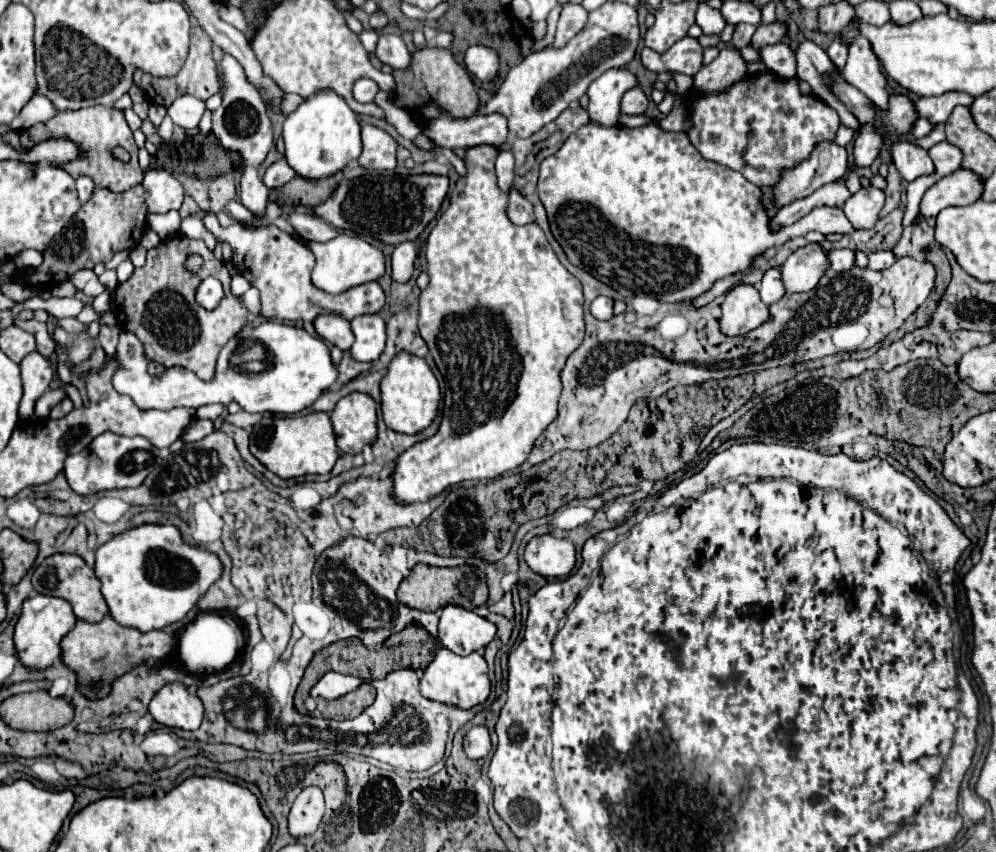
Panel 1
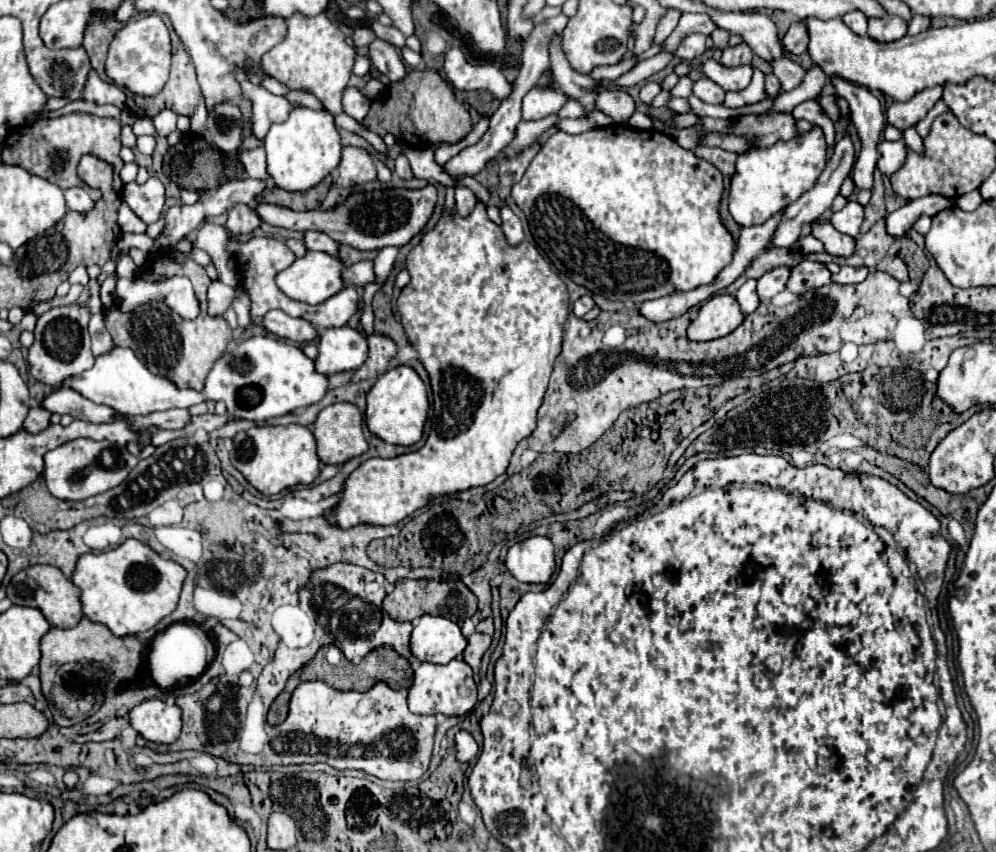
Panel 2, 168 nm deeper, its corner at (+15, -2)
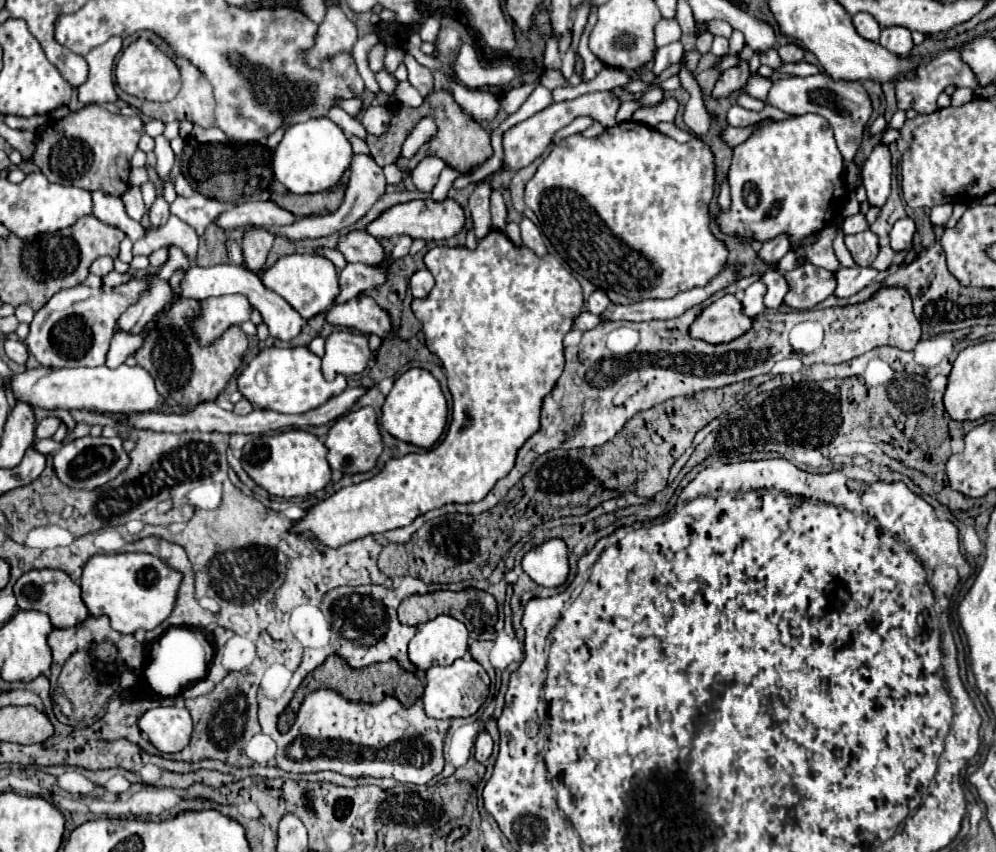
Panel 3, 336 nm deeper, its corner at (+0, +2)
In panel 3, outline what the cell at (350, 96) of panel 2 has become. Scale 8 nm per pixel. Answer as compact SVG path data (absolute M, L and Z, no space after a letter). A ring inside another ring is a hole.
M366 107L364 113L362 113L362 125L368 133L374 133L374 135L382 135L388 125L390 125L390 115L388 115L388 109L386 107Z

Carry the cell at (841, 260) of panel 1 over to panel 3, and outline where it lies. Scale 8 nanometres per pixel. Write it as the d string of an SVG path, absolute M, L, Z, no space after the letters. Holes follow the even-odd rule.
M812 263L786 271L784 277L788 279L788 285L790 285L784 297L784 303L794 309L812 309L828 295L832 295L836 289L834 271L816 267Z

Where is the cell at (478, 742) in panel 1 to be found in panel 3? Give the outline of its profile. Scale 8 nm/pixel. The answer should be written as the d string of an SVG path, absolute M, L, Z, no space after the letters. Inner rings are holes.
M480 731L478 737L476 737L476 745L474 747L476 747L476 753L474 753L476 761L484 763L492 755L492 737L486 731Z

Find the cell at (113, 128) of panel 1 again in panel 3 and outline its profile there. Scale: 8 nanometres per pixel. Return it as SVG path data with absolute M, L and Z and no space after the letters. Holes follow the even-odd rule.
M86 105L58 121L52 121L36 137L36 151L32 161L40 171L60 185L74 185L86 191L104 191L122 197L128 189L130 159L138 149L142 137L142 119L138 115L124 117L110 113L100 105Z

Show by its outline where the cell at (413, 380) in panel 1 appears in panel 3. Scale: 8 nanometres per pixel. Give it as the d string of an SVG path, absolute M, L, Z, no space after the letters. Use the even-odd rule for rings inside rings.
M414 367L414 369L408 369L406 373L402 373L394 381L392 391L386 395L380 423L390 435L396 435L396 439L404 439L406 443L412 443L416 447L430 449L442 435L446 417L448 417L446 397L440 389L438 379L430 371Z

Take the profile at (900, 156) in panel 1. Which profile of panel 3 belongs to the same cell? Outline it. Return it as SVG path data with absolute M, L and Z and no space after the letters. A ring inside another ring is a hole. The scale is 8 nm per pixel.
M768 49L764 55L760 55L760 61L764 65L768 65L768 67L774 67L774 69L780 69L784 65L784 61L780 59L780 55L778 55L776 49Z

